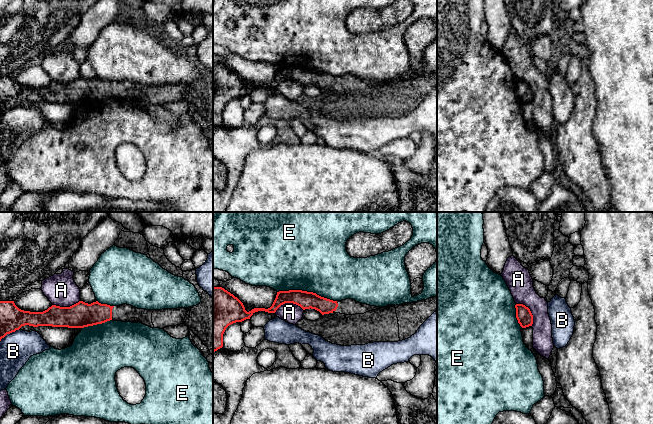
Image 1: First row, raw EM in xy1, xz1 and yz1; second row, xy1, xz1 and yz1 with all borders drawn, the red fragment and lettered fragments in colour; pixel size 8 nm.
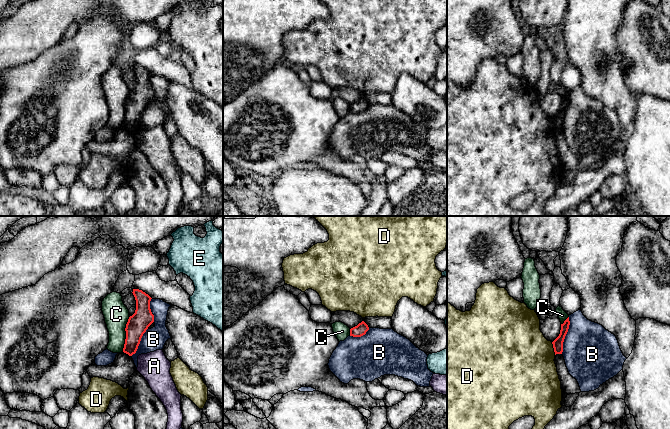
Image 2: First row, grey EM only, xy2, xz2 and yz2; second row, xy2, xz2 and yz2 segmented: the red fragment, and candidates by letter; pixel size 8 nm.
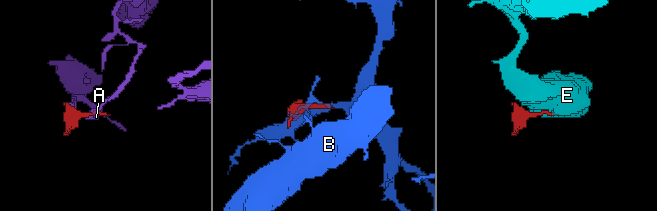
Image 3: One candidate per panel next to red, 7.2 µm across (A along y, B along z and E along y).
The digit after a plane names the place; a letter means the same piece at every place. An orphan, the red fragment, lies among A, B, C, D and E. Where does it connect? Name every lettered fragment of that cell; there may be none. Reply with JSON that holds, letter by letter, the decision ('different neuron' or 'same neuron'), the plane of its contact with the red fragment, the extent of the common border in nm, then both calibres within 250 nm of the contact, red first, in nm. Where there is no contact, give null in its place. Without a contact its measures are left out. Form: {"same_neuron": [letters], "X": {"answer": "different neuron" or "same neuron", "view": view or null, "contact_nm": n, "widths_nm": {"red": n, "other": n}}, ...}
{"same_neuron": [], "A": {"answer": "different neuron", "view": "xz1", "contact_nm": 240, "widths_nm": {"red": 140, "other": 160}}, "B": {"answer": "different neuron", "view": "yz2", "contact_nm": 300, "widths_nm": {"red": 80, "other": 440}}, "C": {"answer": "different neuron", "view": "xy2", "contact_nm": 280, "widths_nm": {"red": 170, "other": 200}}, "D": {"answer": "different neuron", "view": "yz2", "contact_nm": 110, "widths_nm": {"red": 80, "other": 460}}, "E": {"answer": "different neuron", "view": "xz1", "contact_nm": 480, "widths_nm": {"red": 140, "other": 500}}}

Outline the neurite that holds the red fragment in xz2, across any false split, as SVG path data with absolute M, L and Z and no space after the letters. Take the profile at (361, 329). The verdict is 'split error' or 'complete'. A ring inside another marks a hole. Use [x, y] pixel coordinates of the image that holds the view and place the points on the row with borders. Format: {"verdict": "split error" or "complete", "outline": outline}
{"verdict": "complete", "outline": "M362 321L357 326L350 329L350 336L361 337L365 335L368 330L368 325L364 321Z"}

